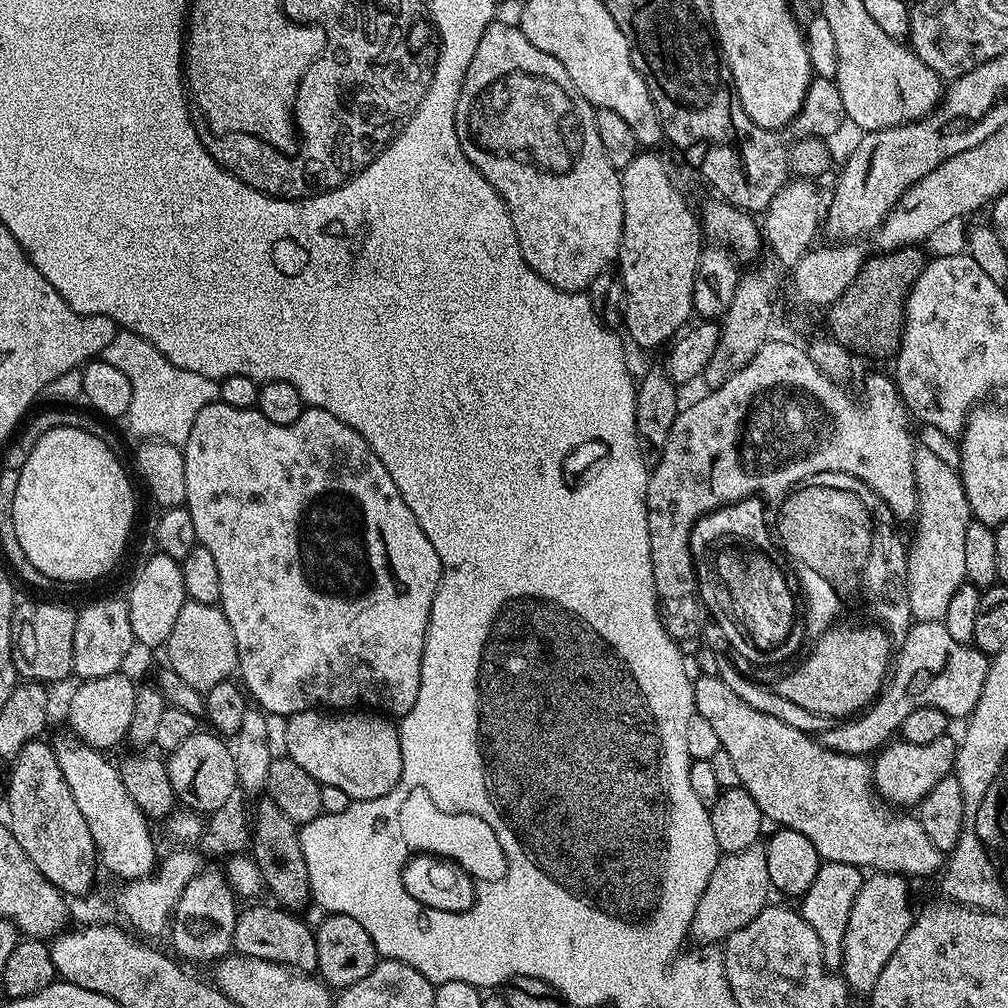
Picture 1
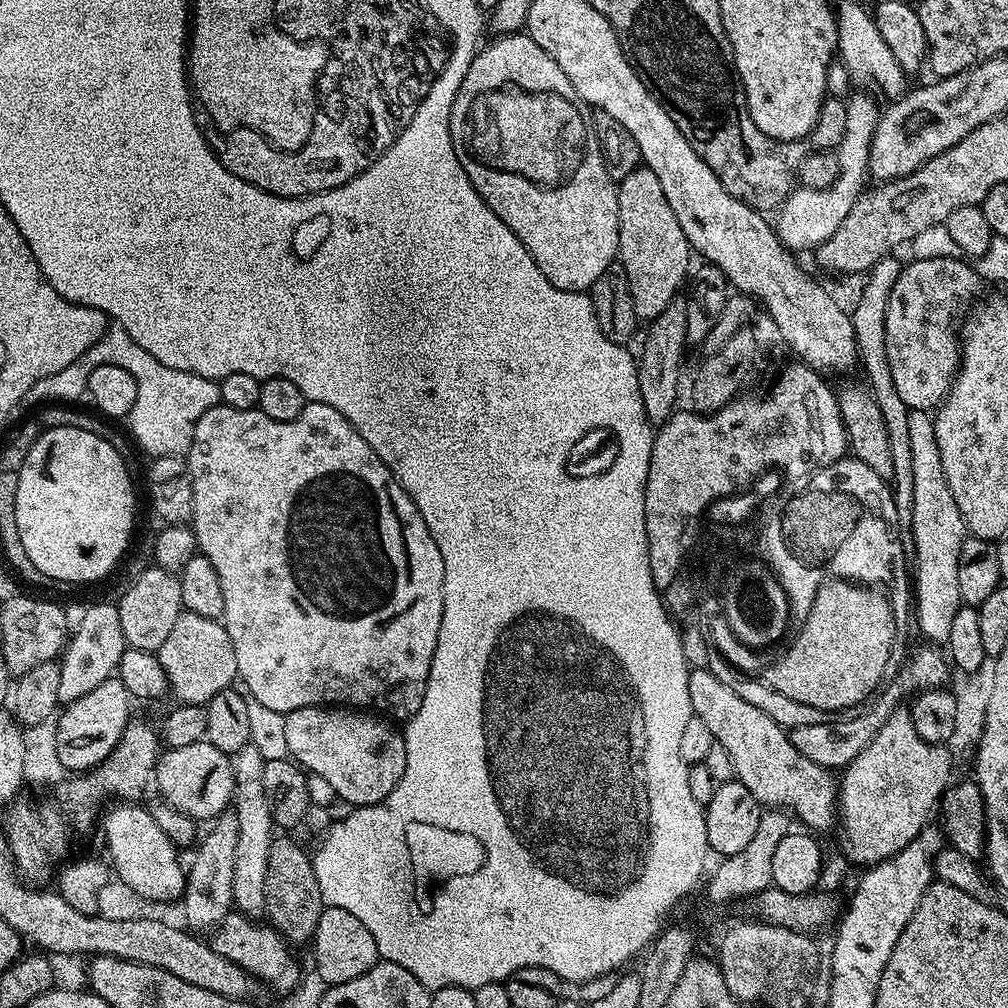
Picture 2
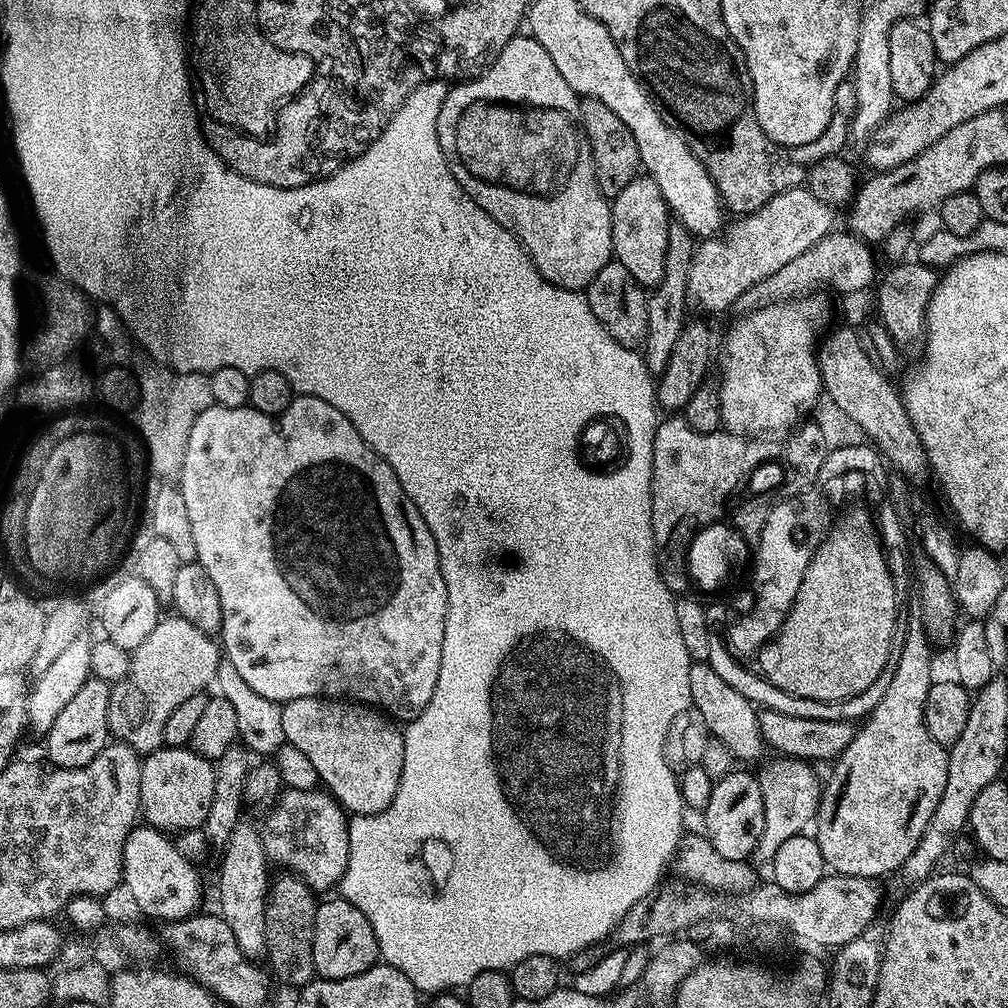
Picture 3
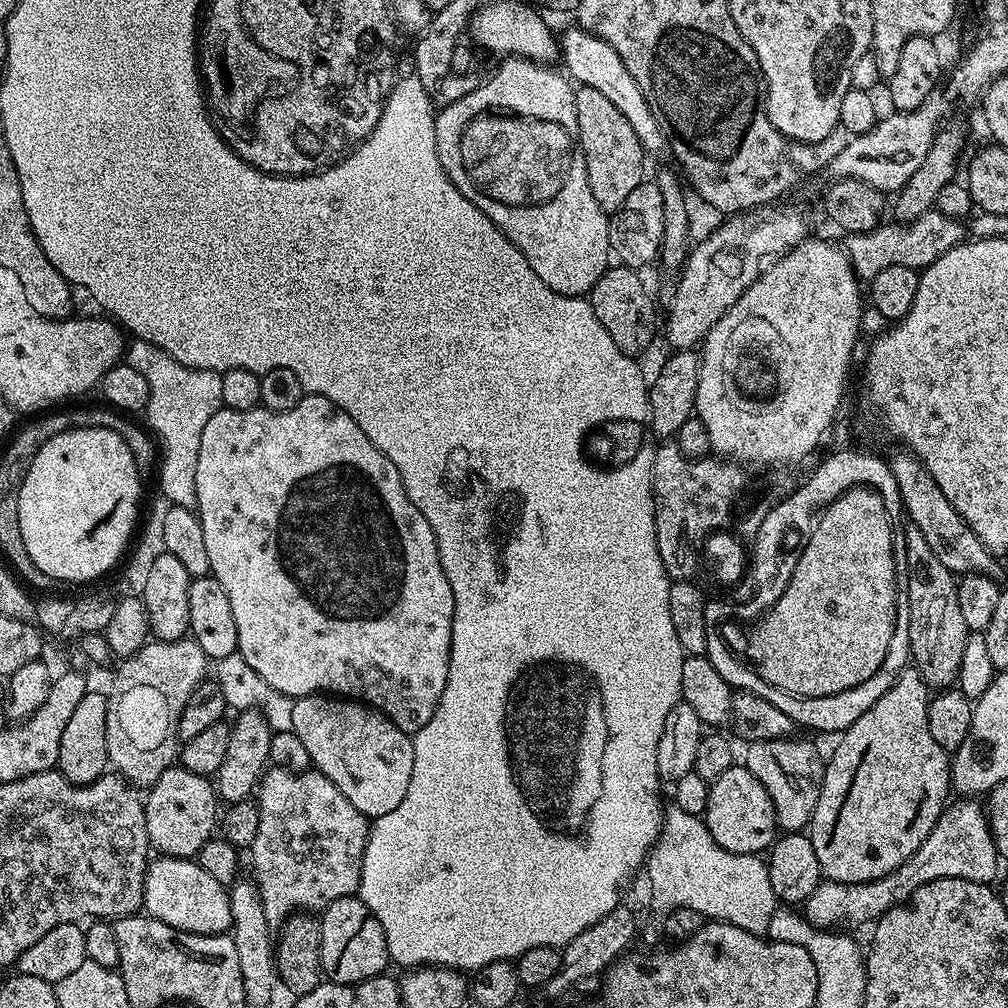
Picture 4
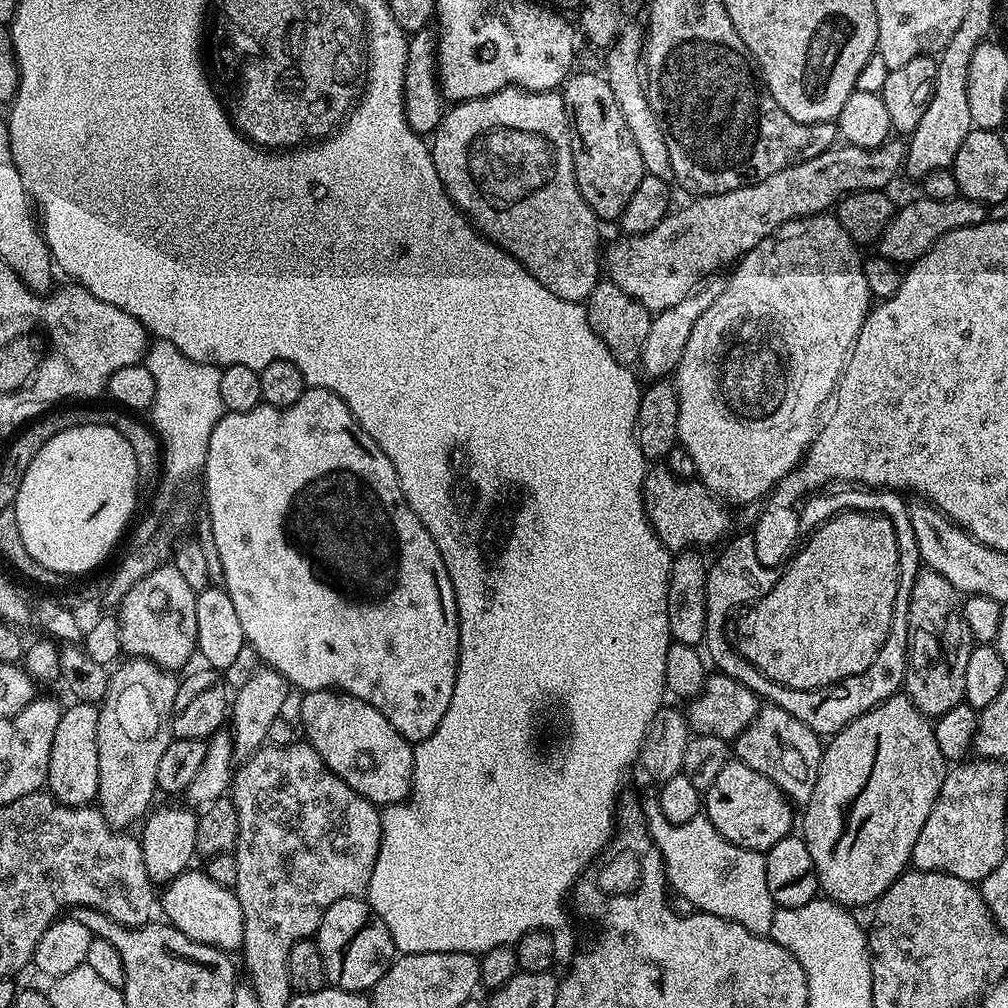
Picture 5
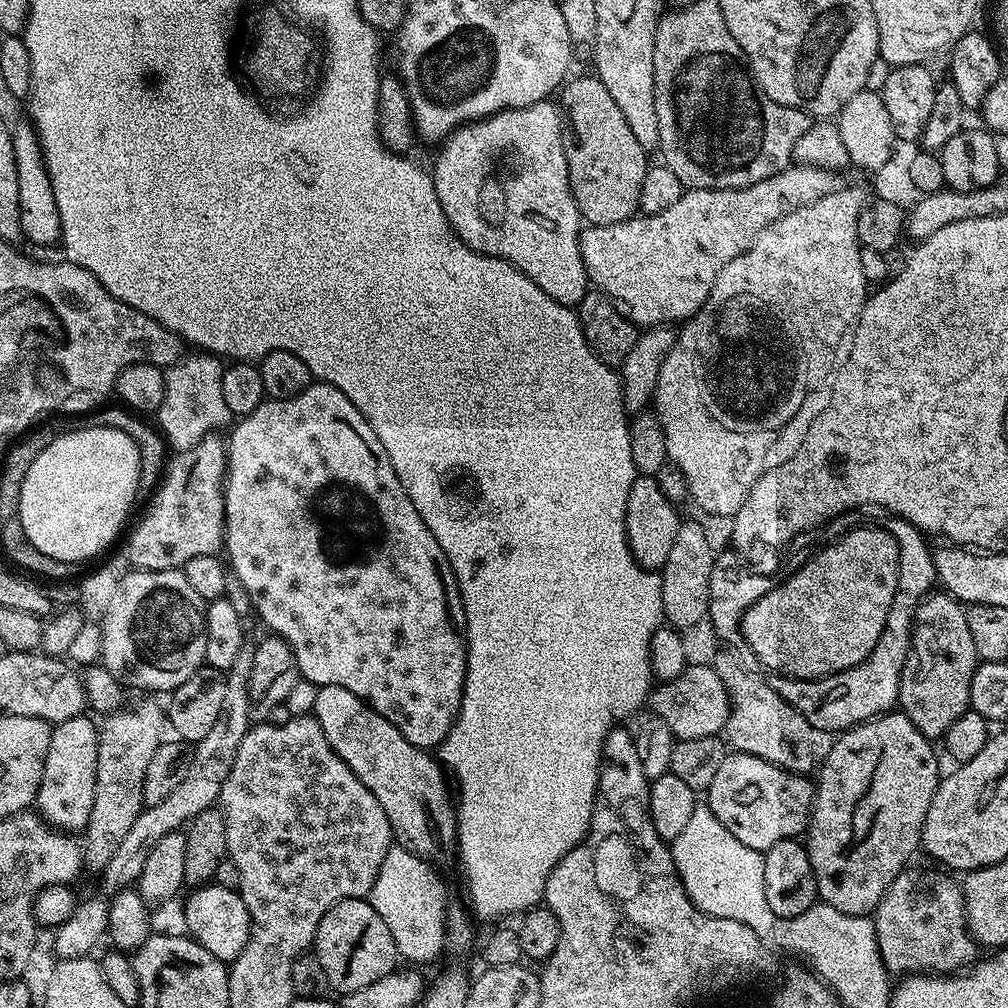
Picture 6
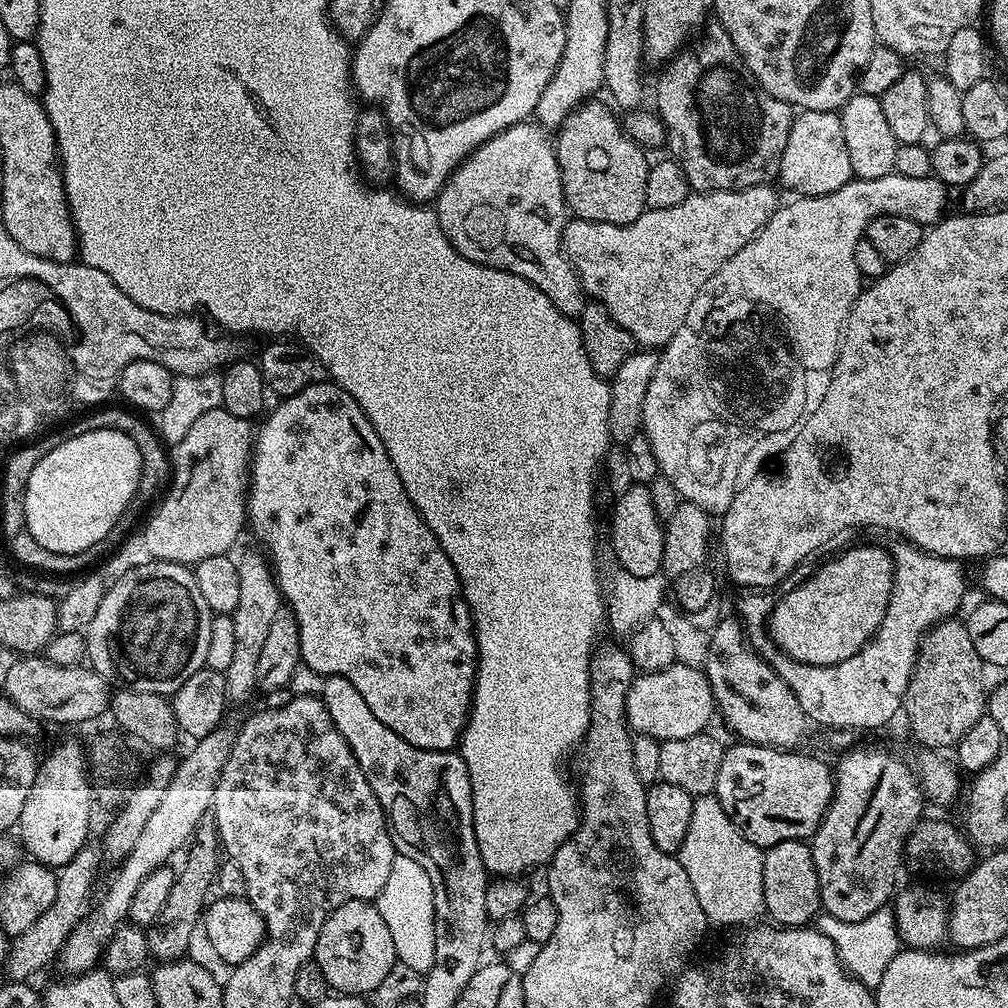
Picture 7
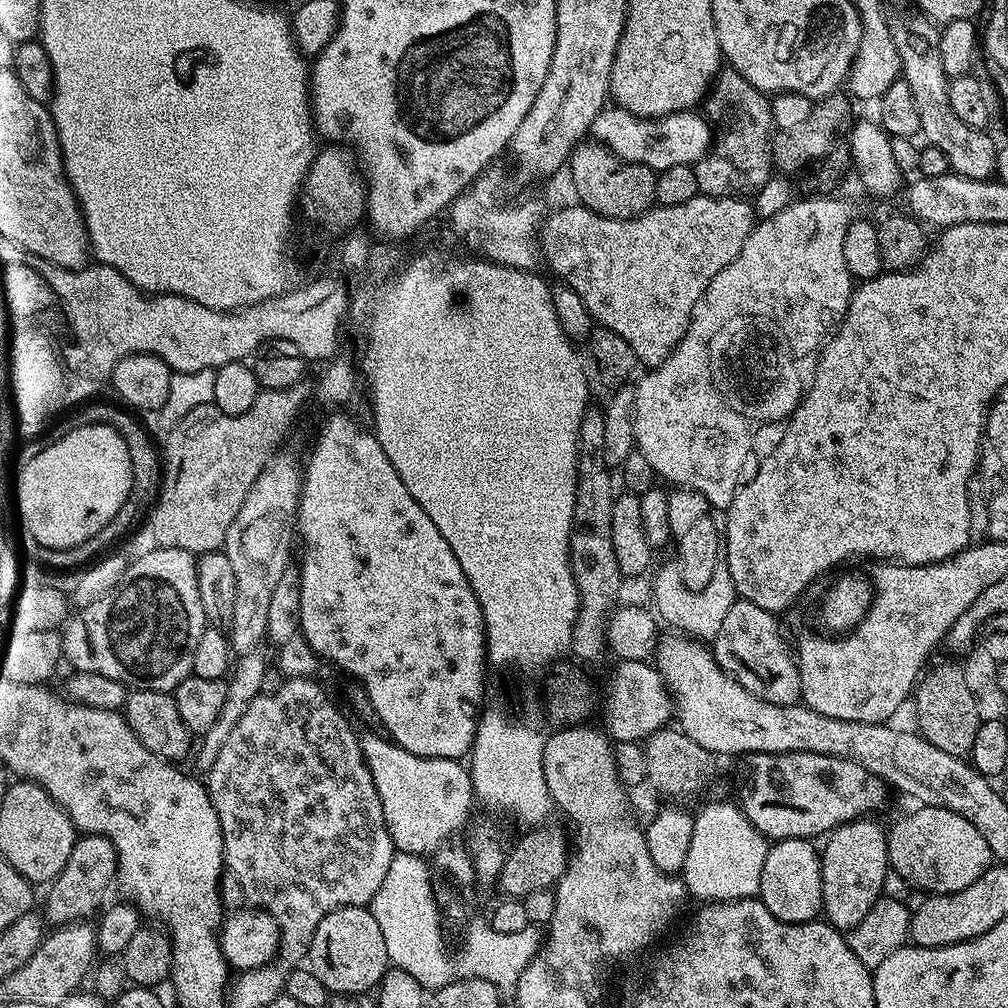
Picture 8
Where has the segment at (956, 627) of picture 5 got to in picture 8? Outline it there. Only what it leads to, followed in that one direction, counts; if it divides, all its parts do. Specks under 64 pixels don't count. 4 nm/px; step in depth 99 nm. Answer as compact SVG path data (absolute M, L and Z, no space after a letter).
M942 662L932 670L930 668L915 689L914 704L915 700L919 735L946 754L960 759L969 757L982 713L978 710L978 702L959 666L952 662Z

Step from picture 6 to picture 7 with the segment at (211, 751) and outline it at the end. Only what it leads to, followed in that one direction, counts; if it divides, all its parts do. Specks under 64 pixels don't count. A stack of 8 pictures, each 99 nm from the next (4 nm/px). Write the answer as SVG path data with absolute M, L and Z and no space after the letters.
M259 551L256 552L248 552L244 557L239 557L236 565L238 606L230 614L234 622L234 655L230 666L224 671L226 694L233 705L242 703L251 692L257 691L258 658L262 645L266 642L274 614L278 614L282 606L280 588L276 585L275 576L272 575L272 565Z

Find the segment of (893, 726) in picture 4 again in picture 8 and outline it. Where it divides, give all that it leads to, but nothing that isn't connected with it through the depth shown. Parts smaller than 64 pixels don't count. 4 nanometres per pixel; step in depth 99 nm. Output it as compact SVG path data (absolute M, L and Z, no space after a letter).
M861 818L835 828L823 841L820 852L822 870L822 916L832 927L847 934L878 902L884 891L884 880L890 875L888 833L876 818Z

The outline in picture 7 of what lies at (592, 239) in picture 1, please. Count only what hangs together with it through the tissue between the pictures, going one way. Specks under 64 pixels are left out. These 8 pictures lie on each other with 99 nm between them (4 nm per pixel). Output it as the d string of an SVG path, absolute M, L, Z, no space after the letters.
M521 122L494 134L482 146L478 146L450 174L444 189L434 201L434 211L446 238L470 262L506 270L526 278L564 316L578 318L586 303L584 287L564 252L564 225L570 219L568 206L564 202L560 167L556 161L554 140L545 129L535 122Z

